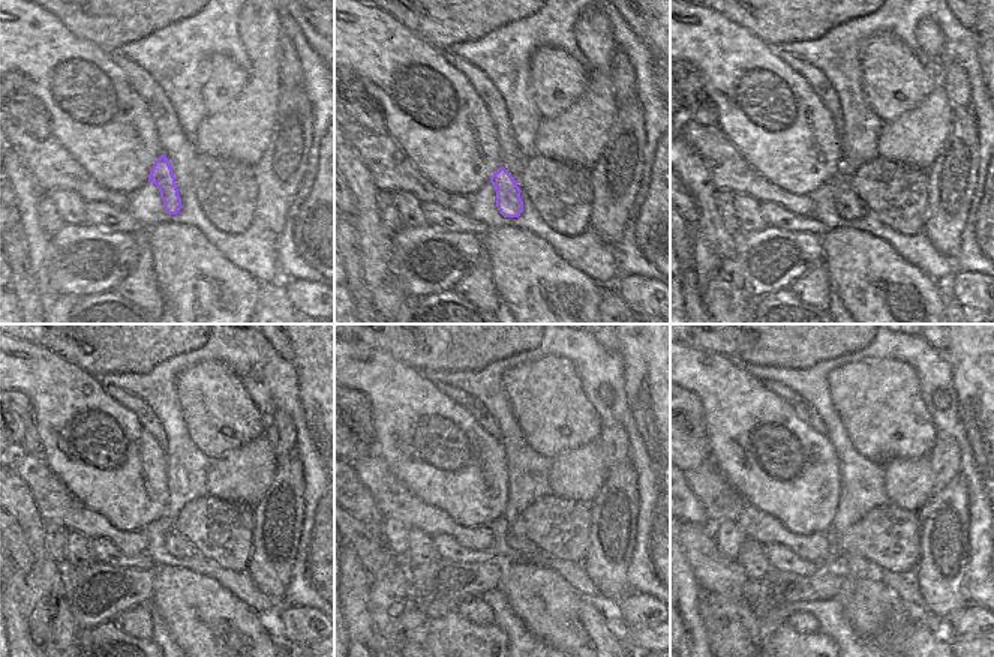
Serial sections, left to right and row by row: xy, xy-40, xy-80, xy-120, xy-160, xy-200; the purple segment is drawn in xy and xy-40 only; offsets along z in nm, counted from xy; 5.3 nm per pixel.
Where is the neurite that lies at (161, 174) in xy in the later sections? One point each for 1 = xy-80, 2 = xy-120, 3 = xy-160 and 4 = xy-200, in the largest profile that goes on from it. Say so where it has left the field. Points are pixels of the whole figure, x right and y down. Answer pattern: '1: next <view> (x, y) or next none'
1: next xy-80 (847, 206)
2: next xy-120 (177, 546)
3: next xy-160 (522, 549)
4: next xy-200 (852, 566)

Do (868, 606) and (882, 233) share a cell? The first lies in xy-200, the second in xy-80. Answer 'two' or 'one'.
two

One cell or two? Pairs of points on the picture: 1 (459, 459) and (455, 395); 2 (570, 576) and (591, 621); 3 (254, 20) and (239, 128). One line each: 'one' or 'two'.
1: two
2: two
3: one

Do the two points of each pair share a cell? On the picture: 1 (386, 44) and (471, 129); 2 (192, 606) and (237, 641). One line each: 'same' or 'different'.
1: same
2: same

